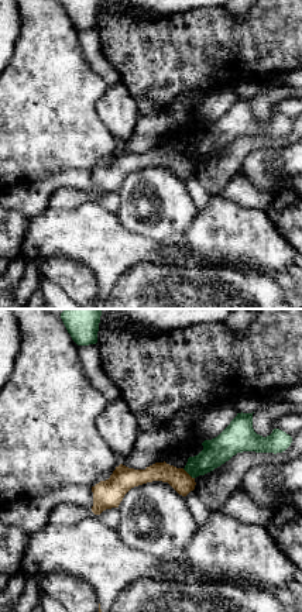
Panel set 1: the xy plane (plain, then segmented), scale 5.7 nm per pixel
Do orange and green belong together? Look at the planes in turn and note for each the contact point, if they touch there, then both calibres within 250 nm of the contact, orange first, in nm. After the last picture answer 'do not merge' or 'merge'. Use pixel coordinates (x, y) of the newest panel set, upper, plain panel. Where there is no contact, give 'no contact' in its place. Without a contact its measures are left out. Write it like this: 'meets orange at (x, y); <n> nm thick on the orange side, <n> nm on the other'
meets orange at (186, 157); 120 nm thick on the orange side, 160 nm on the other

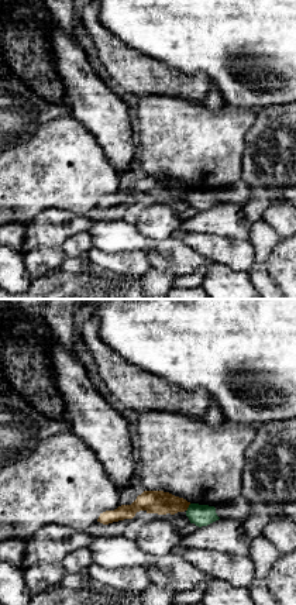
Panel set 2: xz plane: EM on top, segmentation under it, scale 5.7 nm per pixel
meets orange at (188, 191); 130 nm thick on the orange side, 130 nm on the other

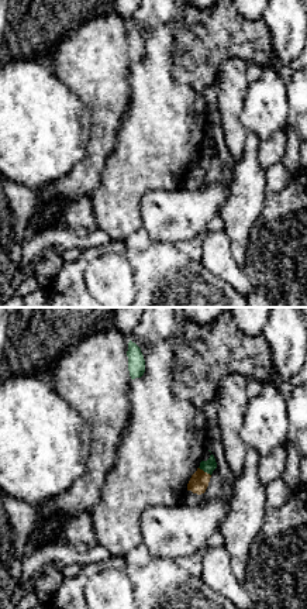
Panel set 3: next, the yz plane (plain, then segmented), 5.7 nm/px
meets orange at (203, 155); 110 nm thick on the orange side, 70 nm on the other

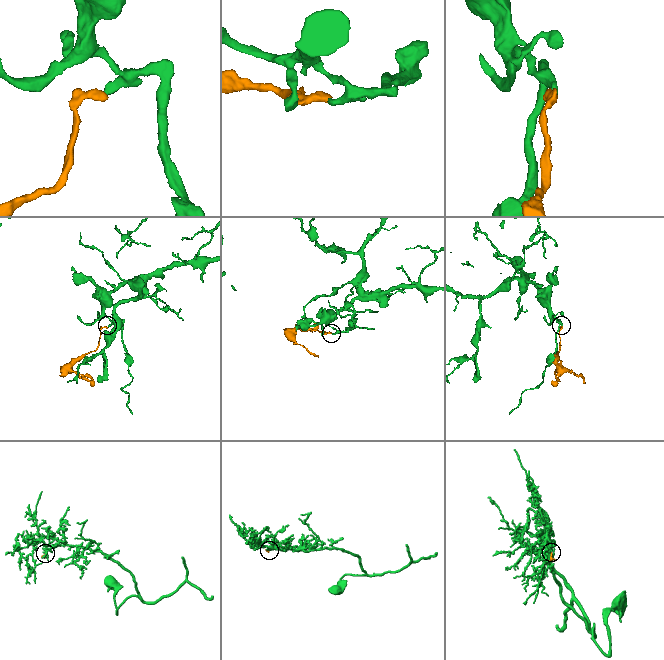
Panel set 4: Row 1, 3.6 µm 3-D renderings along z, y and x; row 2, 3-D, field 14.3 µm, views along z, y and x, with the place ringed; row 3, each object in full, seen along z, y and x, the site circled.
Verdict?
do not merge

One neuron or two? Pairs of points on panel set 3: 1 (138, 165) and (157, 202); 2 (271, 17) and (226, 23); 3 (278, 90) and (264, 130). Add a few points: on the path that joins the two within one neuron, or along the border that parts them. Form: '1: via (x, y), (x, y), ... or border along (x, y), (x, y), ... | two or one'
1: border along (179, 186), (149, 191), (140, 205), (141, 223) | two
2: border along (261, 19), (271, 34), (271, 51) | two
3: via (268, 100), (264, 120) | one

